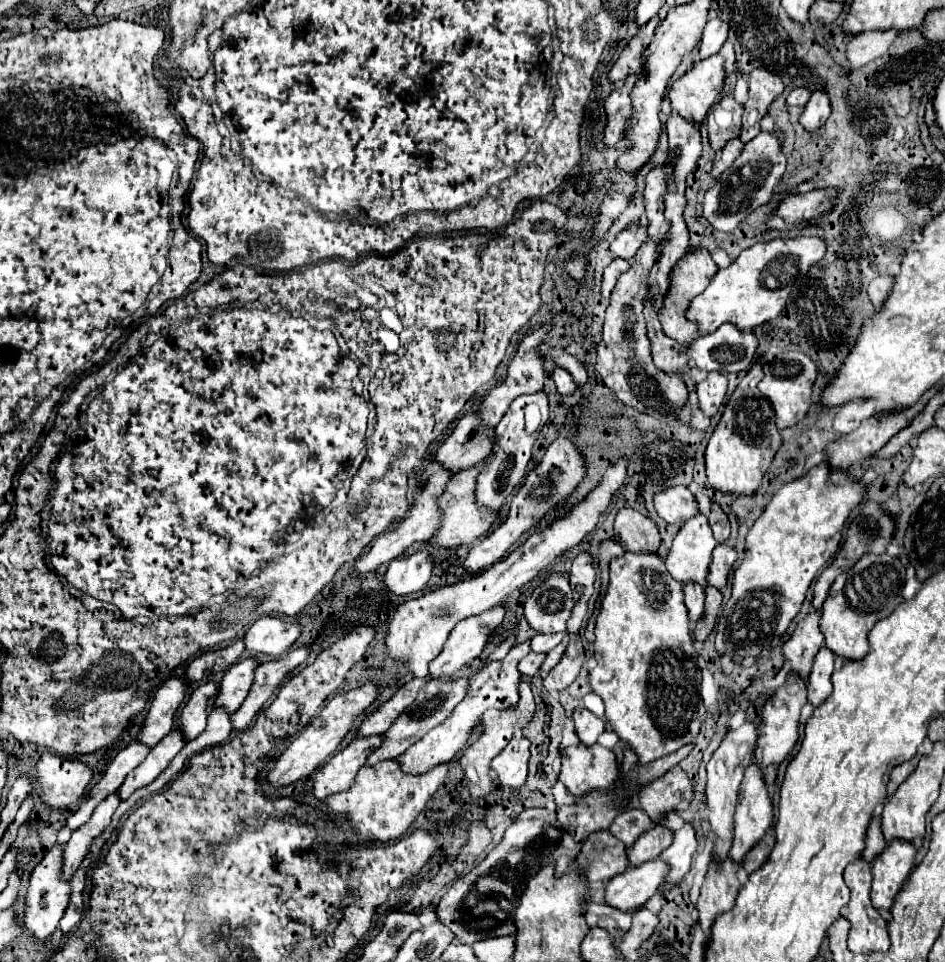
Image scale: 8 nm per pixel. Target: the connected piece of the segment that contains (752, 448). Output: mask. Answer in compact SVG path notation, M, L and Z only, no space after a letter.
M756 362L748 370L746 378L732 392L730 400L726 402L722 418L704 450L706 474L716 490L752 496L754 490L760 486L768 466L772 464L776 450L782 444L782 438L774 422L774 410L770 402L756 388L760 378L762 378L762 366Z

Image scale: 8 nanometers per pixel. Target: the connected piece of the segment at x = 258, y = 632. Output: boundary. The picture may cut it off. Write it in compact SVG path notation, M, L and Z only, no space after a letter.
M262 616L246 632L244 644L252 654L280 656L300 636L300 624L296 620L284 620L280 616Z

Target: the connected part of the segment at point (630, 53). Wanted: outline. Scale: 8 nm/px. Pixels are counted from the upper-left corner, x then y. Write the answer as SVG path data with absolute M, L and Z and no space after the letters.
M656 20L648 22L644 28L638 30L638 34L628 42L628 46L620 52L620 58L616 60L616 64L610 68L608 72L608 80L612 84L616 84L618 80L624 80L628 74L640 74L642 70L642 58L644 58L644 50L648 48L652 36L654 36L654 28L658 26Z

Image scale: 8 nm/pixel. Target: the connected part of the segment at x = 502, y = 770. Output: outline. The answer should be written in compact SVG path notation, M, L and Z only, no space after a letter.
M512 738L508 746L492 760L490 768L496 772L502 786L520 788L528 776L530 742L526 738Z

